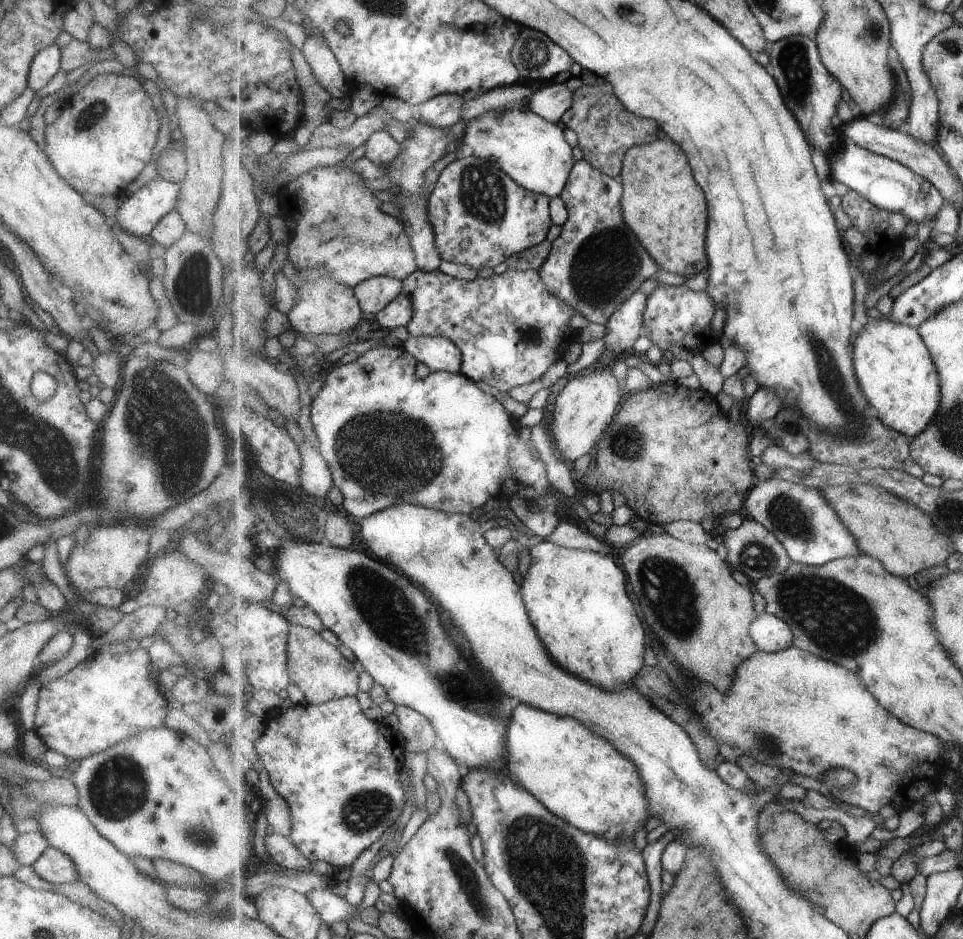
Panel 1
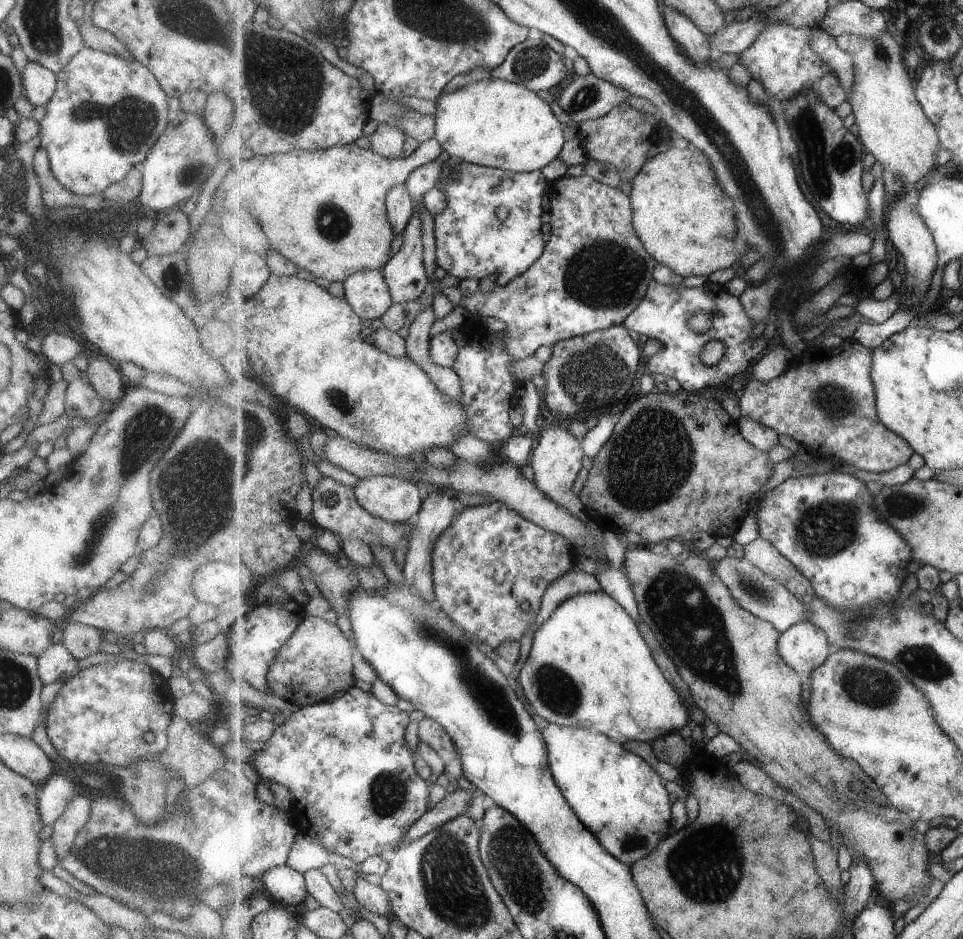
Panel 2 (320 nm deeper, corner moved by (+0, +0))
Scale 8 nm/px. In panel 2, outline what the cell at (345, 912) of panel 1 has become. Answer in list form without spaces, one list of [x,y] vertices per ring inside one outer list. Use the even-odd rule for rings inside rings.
[[[287,863],[267,870],[261,882],[267,888],[270,901],[290,908],[303,903],[307,895],[310,895],[304,874],[299,874]]]

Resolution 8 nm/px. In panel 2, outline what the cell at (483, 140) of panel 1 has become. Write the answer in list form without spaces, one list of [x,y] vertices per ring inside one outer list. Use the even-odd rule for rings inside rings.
[[[490,77],[437,100],[435,138],[449,156],[465,163],[515,173],[541,171],[557,160],[565,145],[564,125],[537,92]]]

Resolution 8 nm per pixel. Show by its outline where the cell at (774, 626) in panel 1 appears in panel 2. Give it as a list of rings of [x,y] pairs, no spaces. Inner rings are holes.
[[[809,622],[791,626],[781,633],[778,641],[778,653],[783,661],[803,676],[823,666],[837,650],[831,646],[827,634]]]

